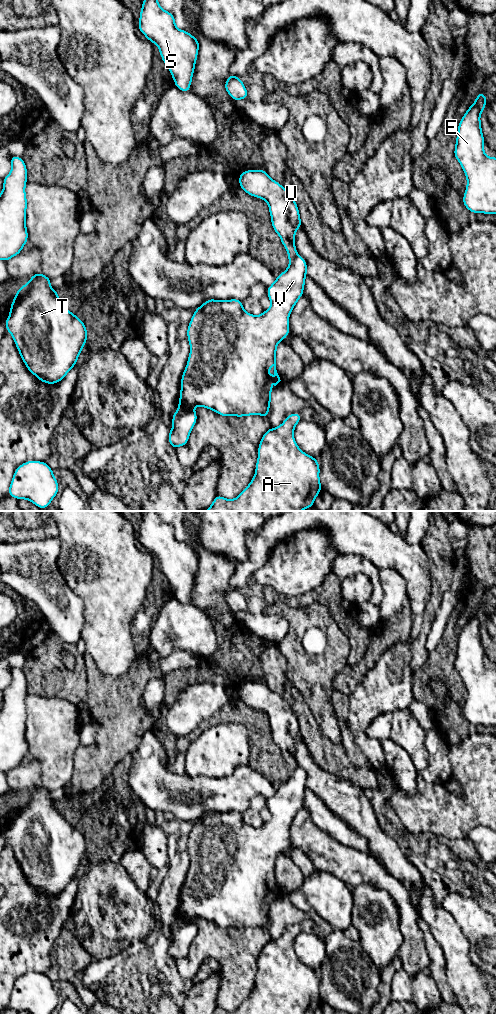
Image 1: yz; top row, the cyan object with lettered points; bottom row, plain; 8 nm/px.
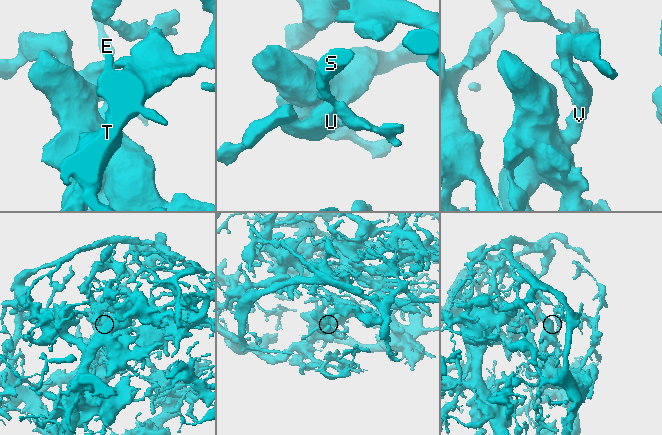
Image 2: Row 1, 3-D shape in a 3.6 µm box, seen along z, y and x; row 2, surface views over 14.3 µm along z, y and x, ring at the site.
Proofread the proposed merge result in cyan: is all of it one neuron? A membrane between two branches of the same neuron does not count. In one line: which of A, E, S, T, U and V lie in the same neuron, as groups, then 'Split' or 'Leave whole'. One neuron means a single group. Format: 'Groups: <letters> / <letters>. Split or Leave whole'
Groups: A E S T U V. Leave whole

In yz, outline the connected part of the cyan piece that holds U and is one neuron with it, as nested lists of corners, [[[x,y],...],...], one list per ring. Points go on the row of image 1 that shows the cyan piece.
[[[264,169],[242,172],[239,175],[239,186],[247,194],[268,203],[272,227],[288,252],[290,264],[275,282],[268,286],[267,296],[271,307],[259,316],[246,312],[243,302],[238,299],[207,299],[195,309],[187,329],[190,354],[181,378],[179,408],[172,415],[173,426],[168,437],[168,442],[174,449],[188,443],[197,421],[194,406],[208,408],[226,417],[261,415],[268,418],[271,383],[276,386],[281,381],[276,370],[277,344],[288,336],[289,315],[303,296],[307,263],[297,254],[295,247],[296,230],[303,227],[295,200],[281,184],[270,178]]]

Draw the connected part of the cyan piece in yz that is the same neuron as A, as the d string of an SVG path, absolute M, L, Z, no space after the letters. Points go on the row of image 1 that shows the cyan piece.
M292 413L280 426L268 429L260 440L255 475L249 485L232 500L216 495L211 506L205 511L301 511L313 507L322 488L319 479L320 466L319 459L304 453L293 437L294 429L301 419L301 413Z

